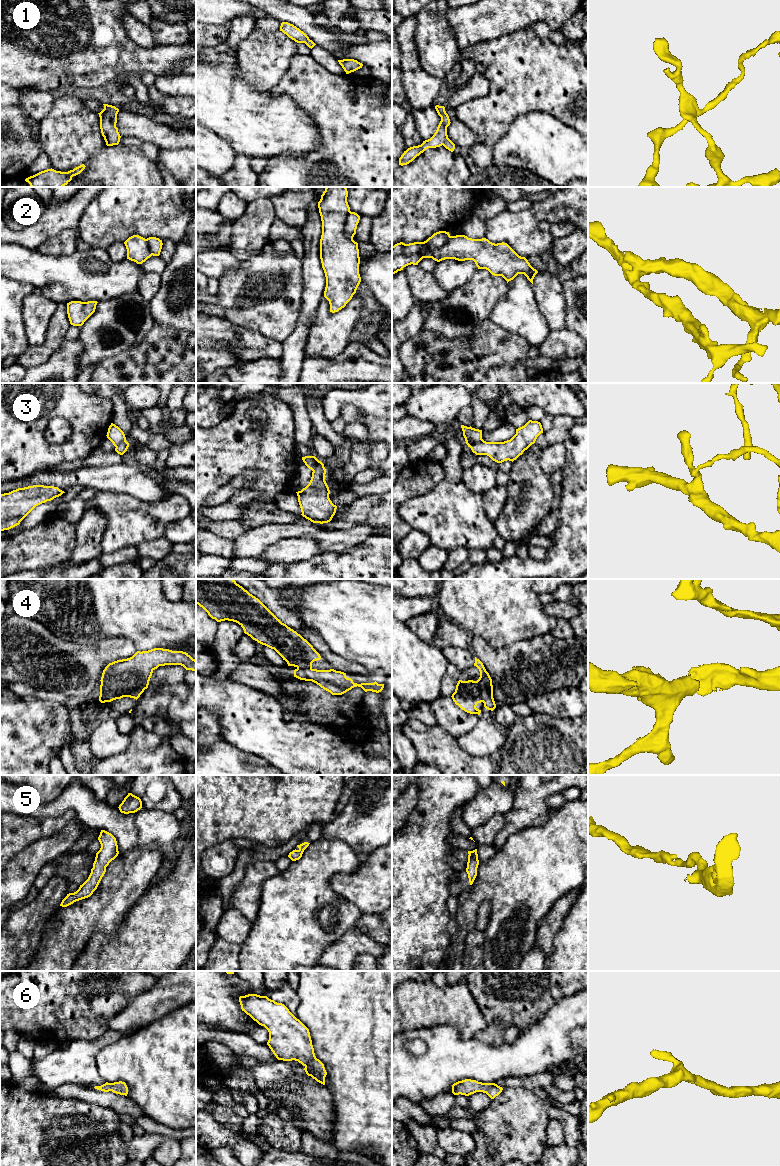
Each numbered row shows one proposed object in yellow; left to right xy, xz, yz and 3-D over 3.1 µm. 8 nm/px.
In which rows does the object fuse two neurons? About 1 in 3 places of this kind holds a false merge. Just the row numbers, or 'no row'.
2, 3

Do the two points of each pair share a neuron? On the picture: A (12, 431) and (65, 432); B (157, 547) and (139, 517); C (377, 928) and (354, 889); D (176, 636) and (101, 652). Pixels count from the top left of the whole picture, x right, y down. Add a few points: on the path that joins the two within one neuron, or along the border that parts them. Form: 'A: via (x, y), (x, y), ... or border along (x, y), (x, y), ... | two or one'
A: border along (63, 417), (48, 423), (44, 438), (49, 443) | two
B: border along (162, 536), (142, 541), (135, 545) | two
C: border along (363, 912), (381, 913) | two
D: border along (112, 637), (125, 637), (137, 650) | two

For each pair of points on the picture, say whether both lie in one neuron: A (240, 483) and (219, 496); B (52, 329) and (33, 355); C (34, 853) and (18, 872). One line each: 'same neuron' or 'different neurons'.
A: same neuron
B: same neuron
C: same neuron

